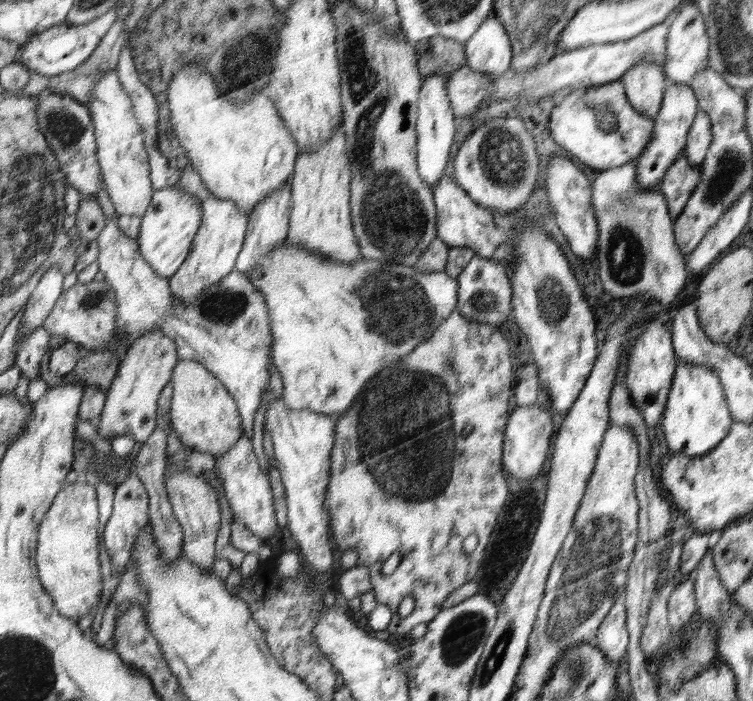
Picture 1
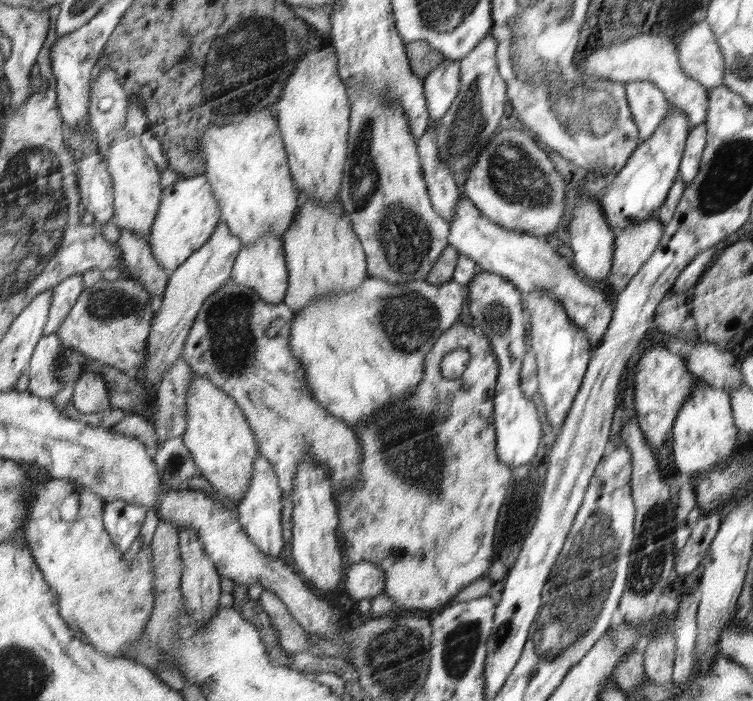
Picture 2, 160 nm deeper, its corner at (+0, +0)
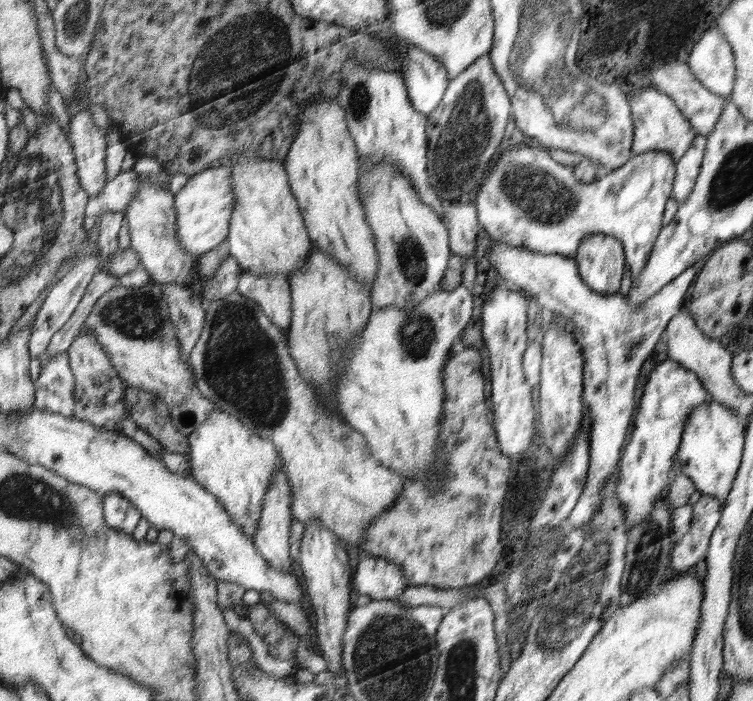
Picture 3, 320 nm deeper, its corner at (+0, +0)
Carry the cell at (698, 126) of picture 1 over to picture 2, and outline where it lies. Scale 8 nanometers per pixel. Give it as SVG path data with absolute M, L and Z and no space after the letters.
M702 122L702 124L692 127L687 136L680 164L680 177L686 186L694 180L698 172L706 143L707 128L705 122Z

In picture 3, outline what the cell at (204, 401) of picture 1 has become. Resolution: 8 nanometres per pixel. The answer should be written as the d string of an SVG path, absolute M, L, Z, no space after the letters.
M217 406L208 415L208 419L189 436L189 456L191 474L207 491L217 495L224 503L228 513L232 515L234 524L240 523L242 531L253 539L258 521L261 518L264 500L269 490L269 481L273 475L283 470L282 459L278 456L277 447L270 439L262 438L257 432L250 431L246 424L228 411L220 410Z

